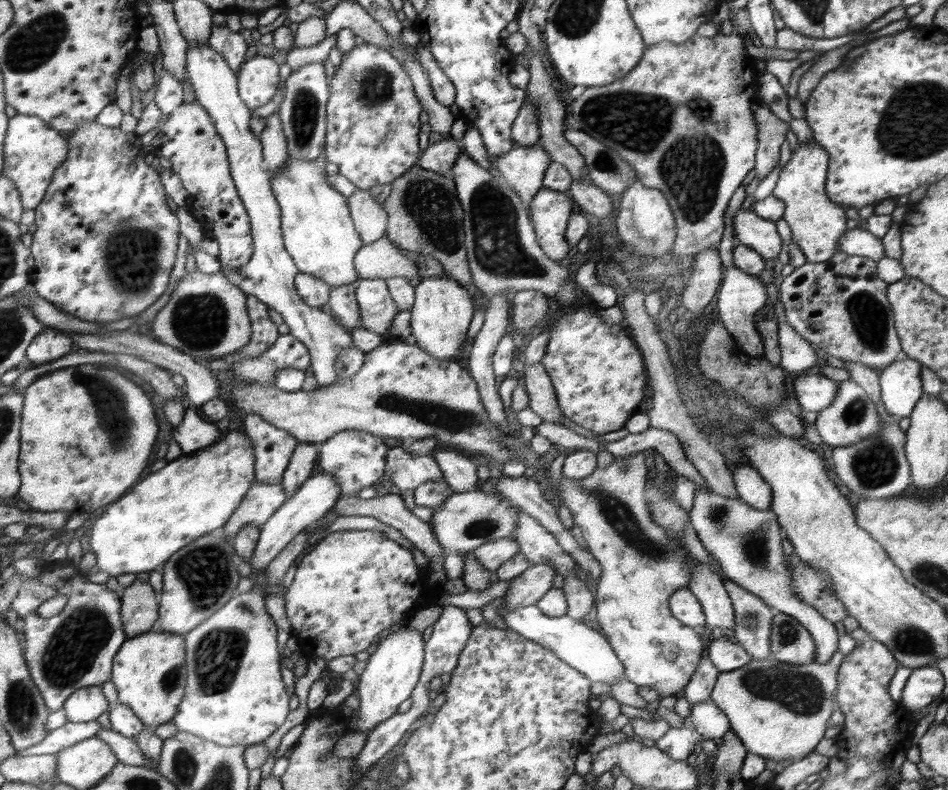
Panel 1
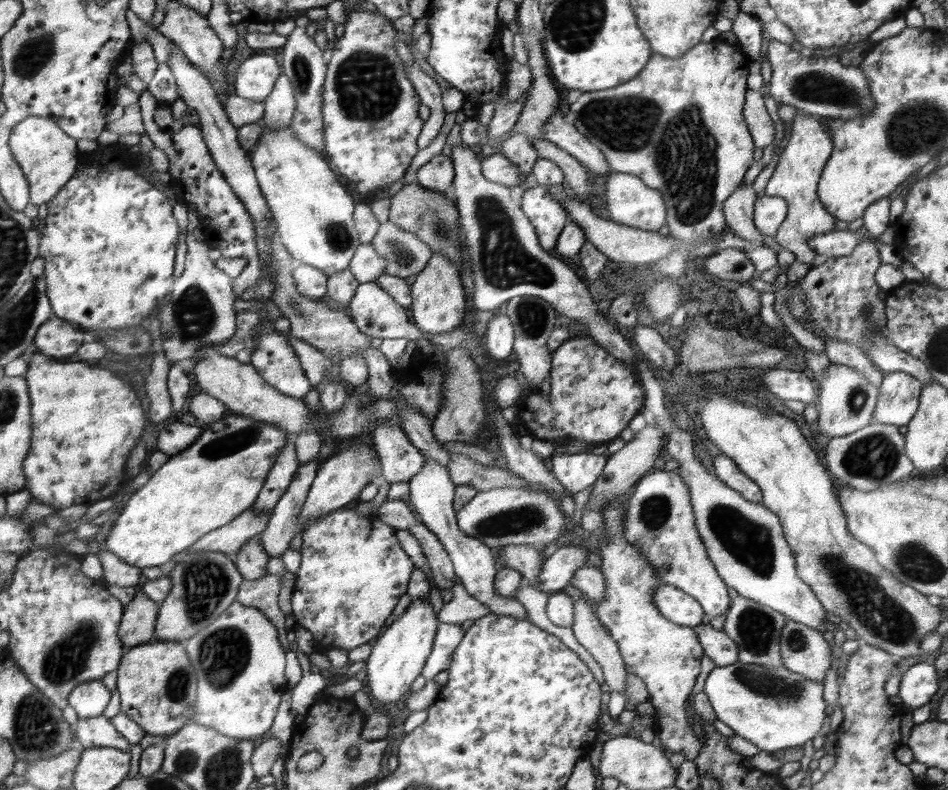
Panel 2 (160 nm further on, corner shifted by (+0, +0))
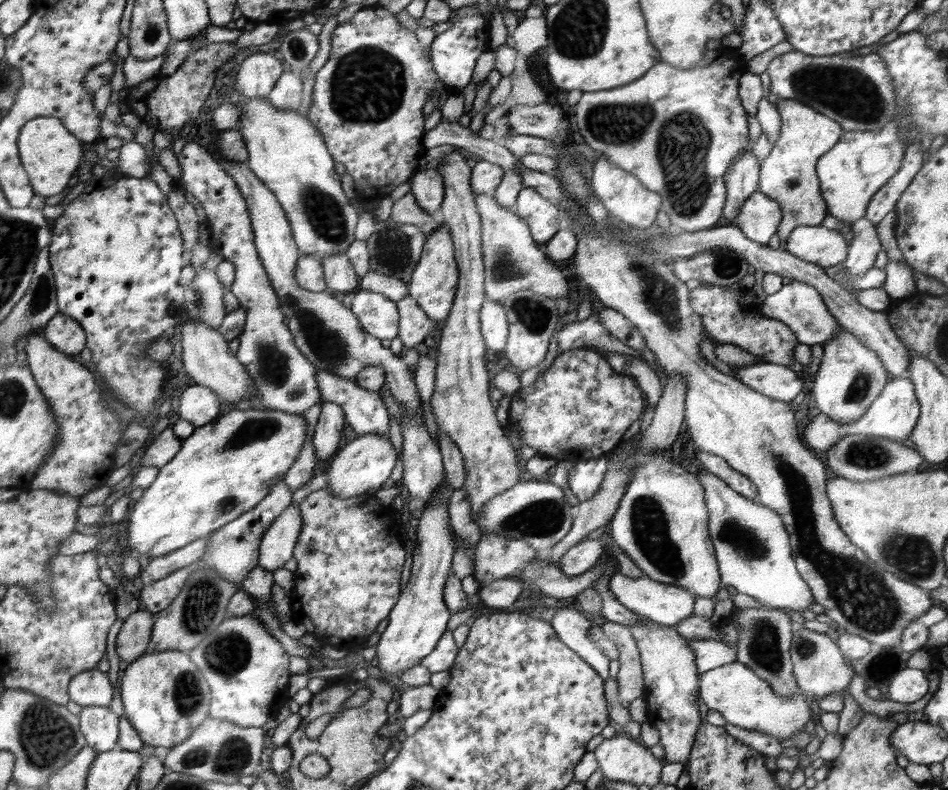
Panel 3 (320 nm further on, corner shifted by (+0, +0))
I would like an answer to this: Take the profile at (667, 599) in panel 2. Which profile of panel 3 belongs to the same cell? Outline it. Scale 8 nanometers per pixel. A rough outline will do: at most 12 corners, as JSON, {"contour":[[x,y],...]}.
{"contour":[[649,576],[609,580],[622,606],[666,626],[693,613],[696,595]]}

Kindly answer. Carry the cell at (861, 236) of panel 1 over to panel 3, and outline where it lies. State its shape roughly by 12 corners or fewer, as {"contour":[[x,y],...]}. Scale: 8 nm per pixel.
{"contour":[[796,227],[783,250],[826,268],[847,258],[842,233]]}

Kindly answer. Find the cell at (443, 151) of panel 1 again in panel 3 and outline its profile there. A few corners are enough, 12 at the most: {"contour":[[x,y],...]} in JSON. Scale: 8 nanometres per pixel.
{"contour":[[438,169],[415,173],[410,193],[425,212],[441,207],[445,186]]}

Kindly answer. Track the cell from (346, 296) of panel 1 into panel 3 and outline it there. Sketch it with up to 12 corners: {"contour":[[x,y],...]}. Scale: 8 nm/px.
{"contour":[[346,254],[322,260],[330,291],[349,294],[360,284]]}

